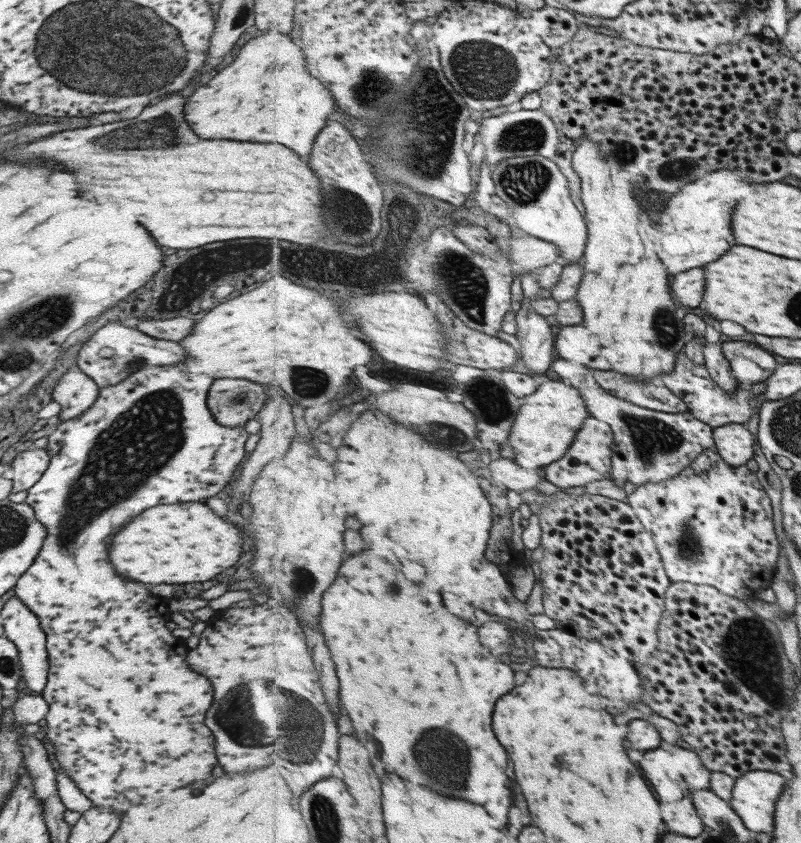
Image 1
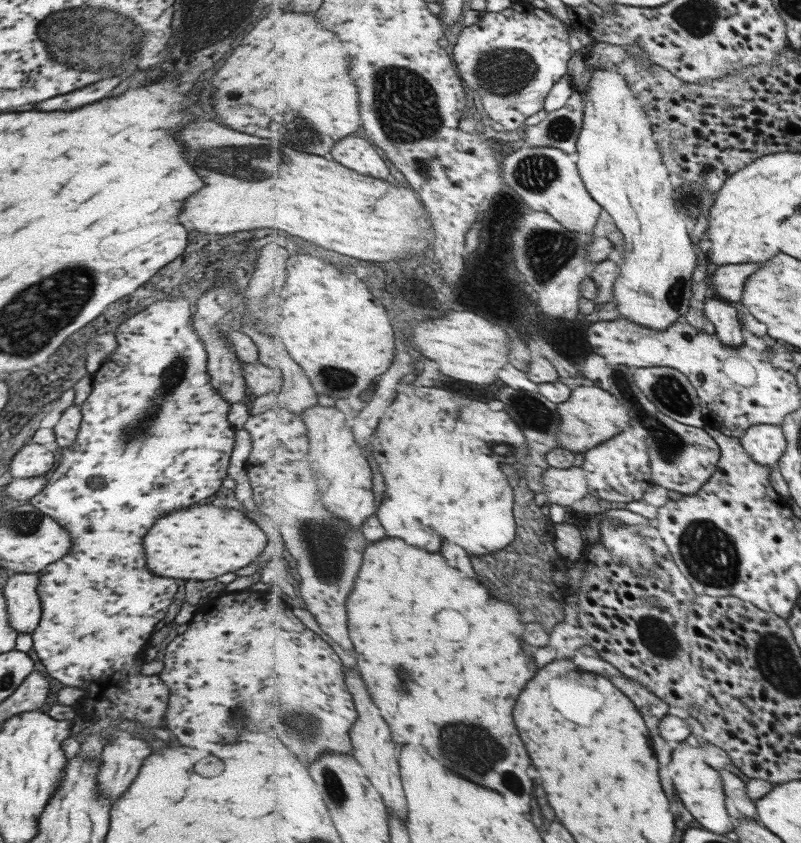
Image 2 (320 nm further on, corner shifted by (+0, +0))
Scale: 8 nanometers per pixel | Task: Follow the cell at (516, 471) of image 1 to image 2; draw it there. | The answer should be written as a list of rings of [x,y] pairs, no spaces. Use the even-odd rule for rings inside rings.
[[[550,467],[542,475],[542,490],[547,504],[573,506],[589,496],[588,472],[583,467]]]

